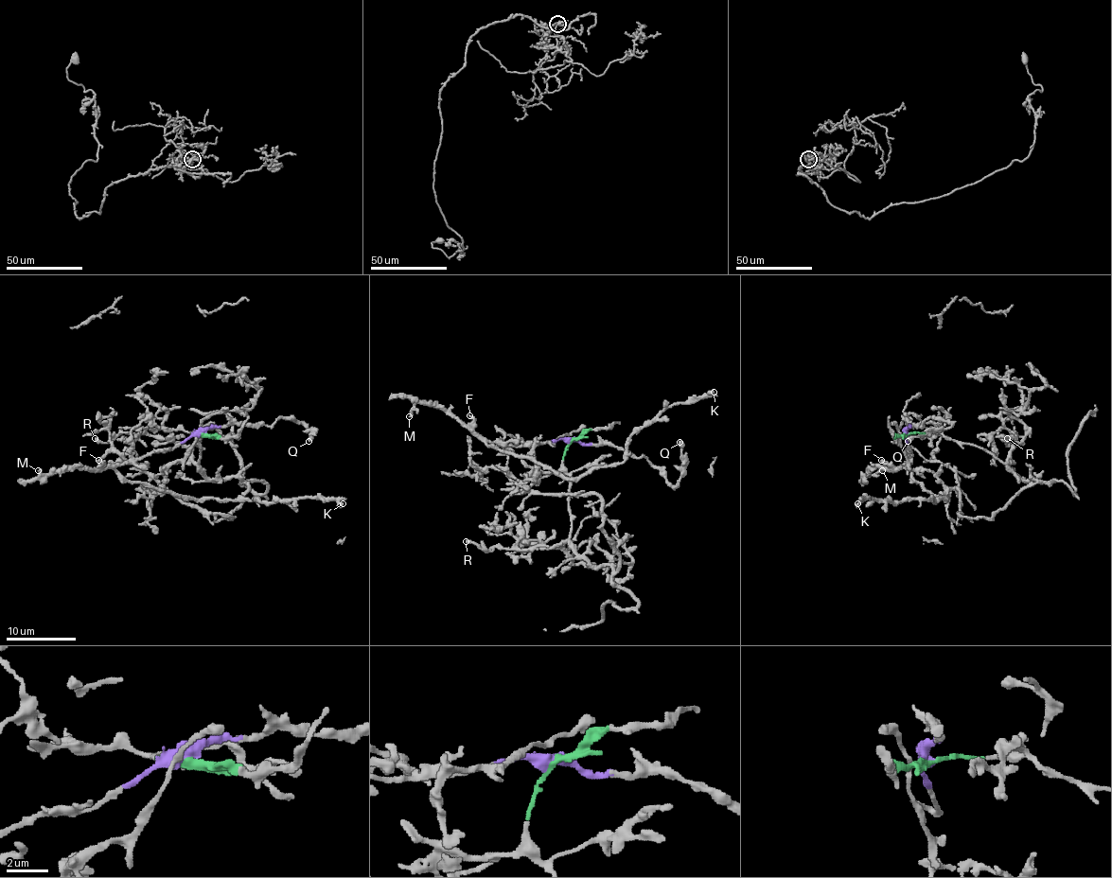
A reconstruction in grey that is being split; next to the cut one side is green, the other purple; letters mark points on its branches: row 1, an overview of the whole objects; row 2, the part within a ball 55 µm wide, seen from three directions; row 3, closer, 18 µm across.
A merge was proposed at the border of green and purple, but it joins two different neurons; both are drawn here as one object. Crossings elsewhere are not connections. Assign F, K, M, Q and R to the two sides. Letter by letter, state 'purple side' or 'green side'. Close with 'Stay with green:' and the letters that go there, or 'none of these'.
F: purple side
K: purple side
M: purple side
Q: purple side
R: green side
Stay with green: R

